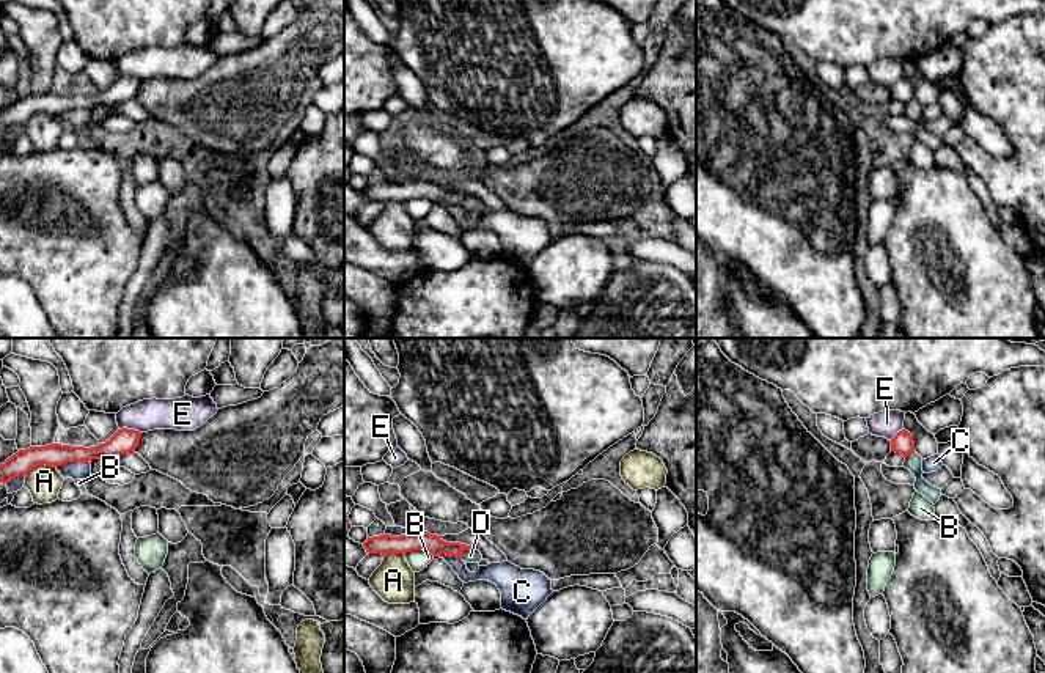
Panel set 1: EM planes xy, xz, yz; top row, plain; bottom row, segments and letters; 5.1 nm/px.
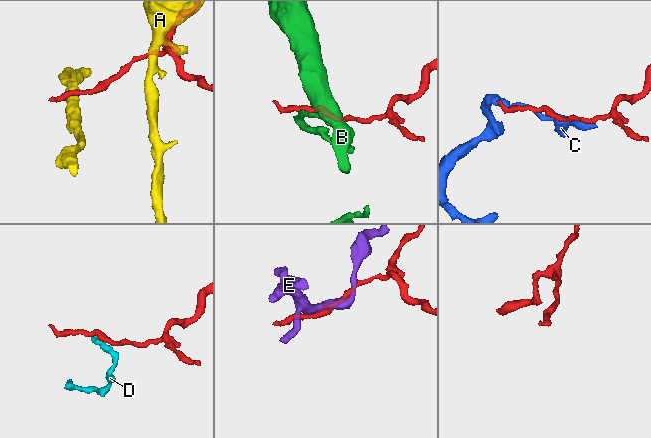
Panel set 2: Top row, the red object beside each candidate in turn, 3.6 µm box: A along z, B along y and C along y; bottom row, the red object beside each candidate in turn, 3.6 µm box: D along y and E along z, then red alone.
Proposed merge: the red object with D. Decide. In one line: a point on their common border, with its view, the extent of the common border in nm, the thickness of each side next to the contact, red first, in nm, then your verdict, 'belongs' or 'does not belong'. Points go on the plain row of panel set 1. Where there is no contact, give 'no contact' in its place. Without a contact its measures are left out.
xz (465, 197) | 90 nm | 100/80 nm | does not belong

